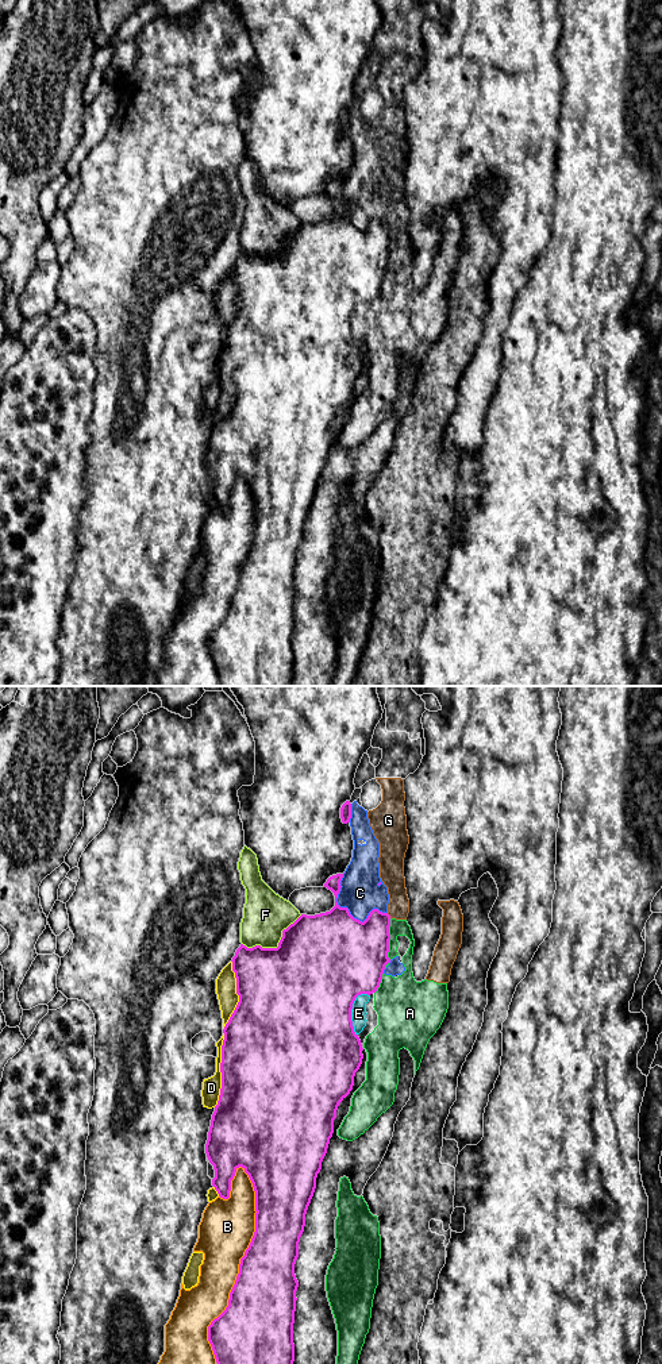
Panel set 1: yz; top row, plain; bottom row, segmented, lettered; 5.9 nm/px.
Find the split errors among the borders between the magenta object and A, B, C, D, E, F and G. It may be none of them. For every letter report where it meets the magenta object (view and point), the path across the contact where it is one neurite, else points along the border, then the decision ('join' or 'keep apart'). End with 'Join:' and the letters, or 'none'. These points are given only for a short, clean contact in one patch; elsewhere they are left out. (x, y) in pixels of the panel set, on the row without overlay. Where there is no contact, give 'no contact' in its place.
A: contact yz (389, 247); keep apart
B: contact yz (239, 573); keep apart
C: contact yz (347, 219); keep apart
D: contact yz (220, 378); keep apart
E: contact yz (350, 320); border yz (366, 301), (361, 301), (351, 315), (351, 334), (357, 343); keep apart
F: contact yz (277, 255); keep apart
G: contact yz (389, 224); keep apart
Join: none

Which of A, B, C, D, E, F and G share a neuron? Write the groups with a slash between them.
A C E G / B / D / F

